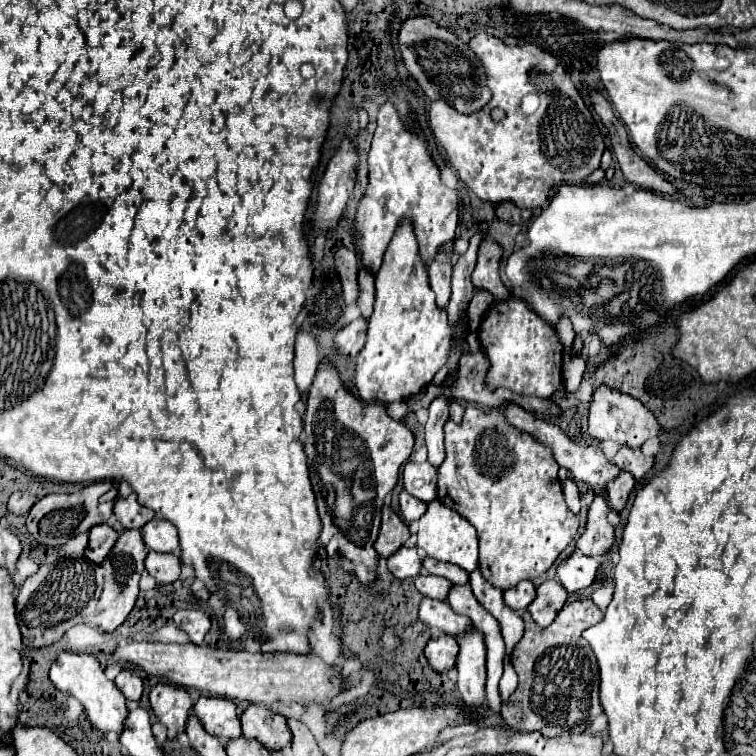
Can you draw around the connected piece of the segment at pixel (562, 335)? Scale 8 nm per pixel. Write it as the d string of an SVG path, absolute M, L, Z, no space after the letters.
M563 315L563 317L559 319L559 323L555 325L555 331L557 331L557 335L559 335L559 339L561 339L561 343L563 343L565 347L573 345L575 331L573 331L573 325L571 325L569 317L565 317L565 315Z

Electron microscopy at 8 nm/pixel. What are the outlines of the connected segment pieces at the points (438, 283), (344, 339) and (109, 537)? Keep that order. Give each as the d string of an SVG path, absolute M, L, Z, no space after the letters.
M431 261L427 267L429 271L429 285L437 295L437 305L445 307L451 295L451 263L449 261Z
M359 317L353 323L349 323L345 329L341 329L335 335L335 345L337 345L337 355L341 357L351 357L355 359L357 353L365 345L365 333L367 333L367 319Z
M107 523L95 525L89 535L89 547L85 551L85 557L91 559L93 563L101 563L109 555L117 537L119 537L119 533L113 527L109 527Z

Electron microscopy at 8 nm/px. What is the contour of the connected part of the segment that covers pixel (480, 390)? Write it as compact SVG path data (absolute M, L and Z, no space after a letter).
M477 351L477 353L467 353L459 359L457 363L457 369L441 383L441 385L433 385L429 383L425 389L421 389L421 393L417 397L411 397L407 401L409 409L411 411L419 411L423 407L429 407L433 399L437 399L439 395L447 395L451 399L463 399L463 401L469 401L469 403L479 403L479 405L485 405L485 407L499 407L499 409L505 409L509 403L515 403L527 411L549 413L553 416L559 416L561 410L557 405L551 403L550 400L546 399L537 399L537 397L521 397L509 389L497 389L497 391L489 391L487 385L485 385L485 375L487 375L487 357Z

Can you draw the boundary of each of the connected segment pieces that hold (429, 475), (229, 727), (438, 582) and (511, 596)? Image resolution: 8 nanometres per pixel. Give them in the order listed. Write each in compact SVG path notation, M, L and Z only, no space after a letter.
M407 461L403 467L403 487L423 503L437 499L437 469L425 463Z
M201 695L193 707L205 731L219 739L231 739L241 735L241 725L239 725L239 717L235 709L237 707L231 699L205 697L205 695Z
M417 575L417 579L413 579L417 591L425 597L431 597L431 599L439 599L439 601L445 601L447 599L447 593L451 589L451 583L443 577L435 577L435 575Z
M521 581L515 587L503 591L505 603L515 611L525 611L533 601L533 597L535 597L535 587L531 581Z

